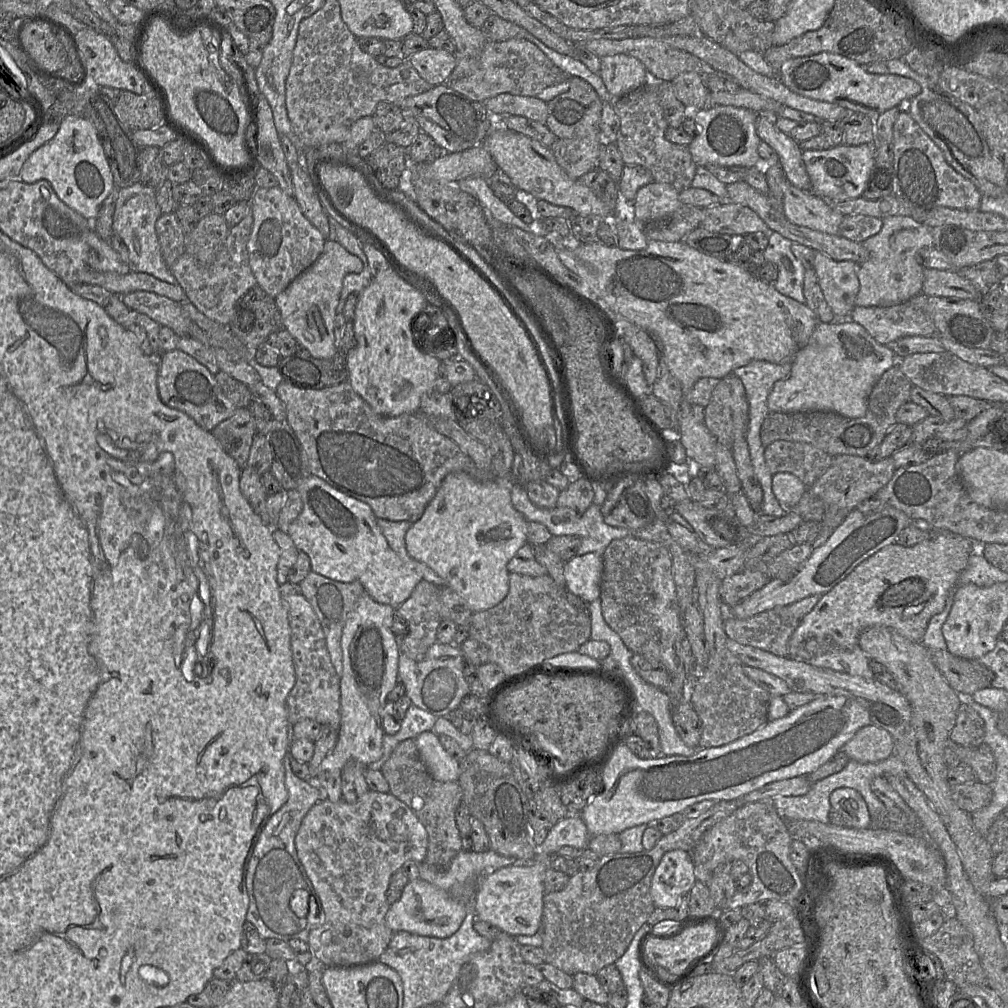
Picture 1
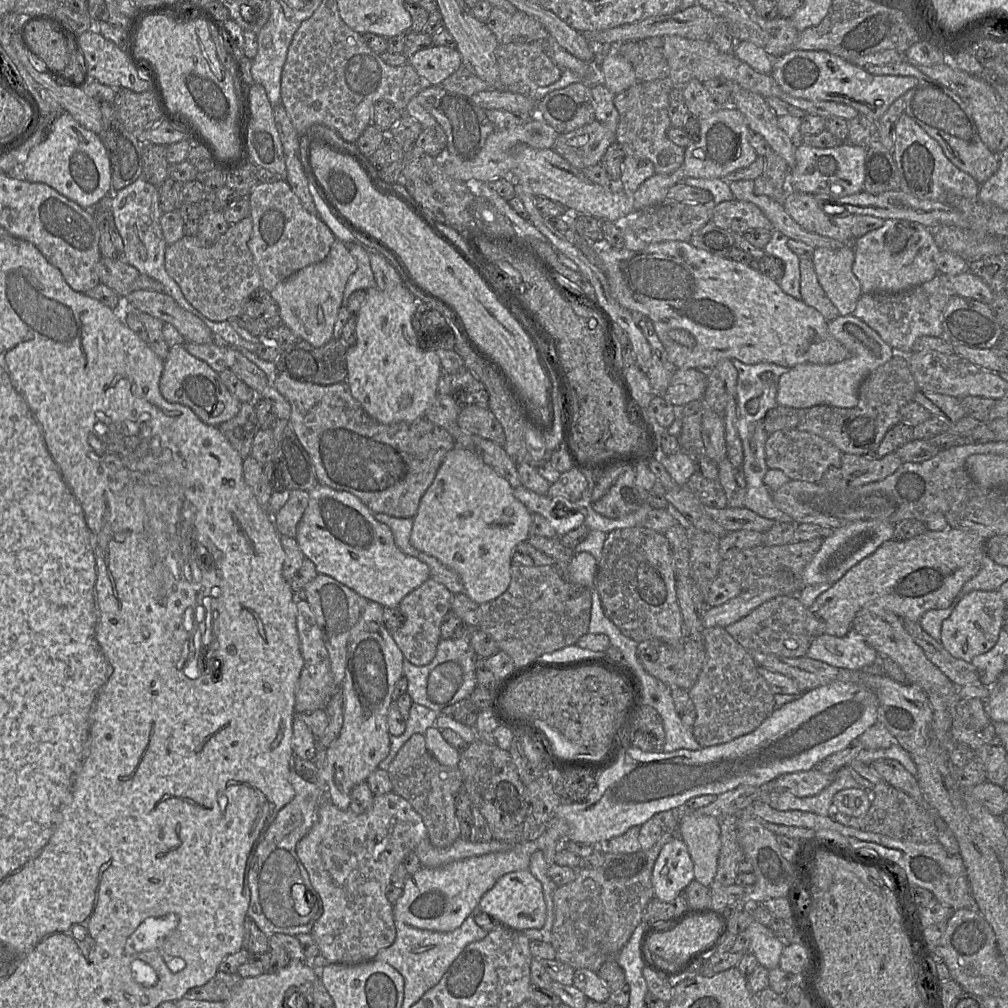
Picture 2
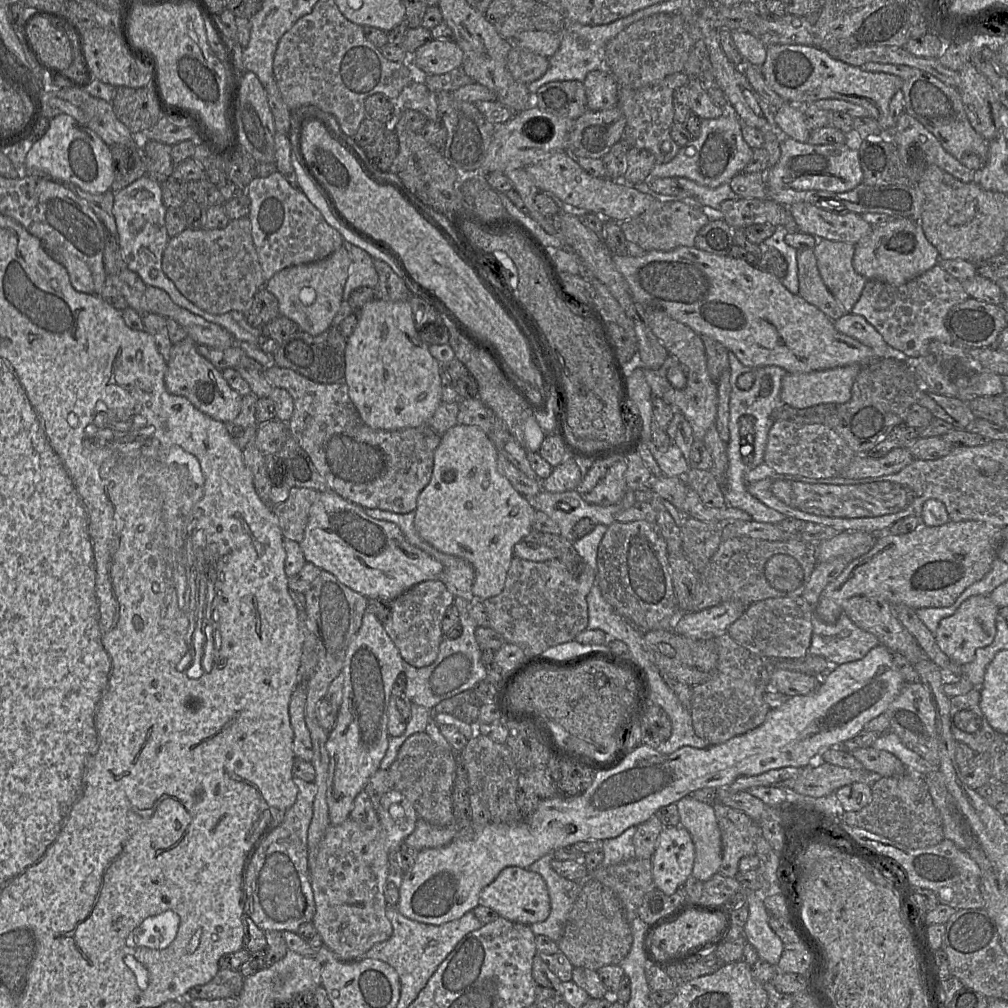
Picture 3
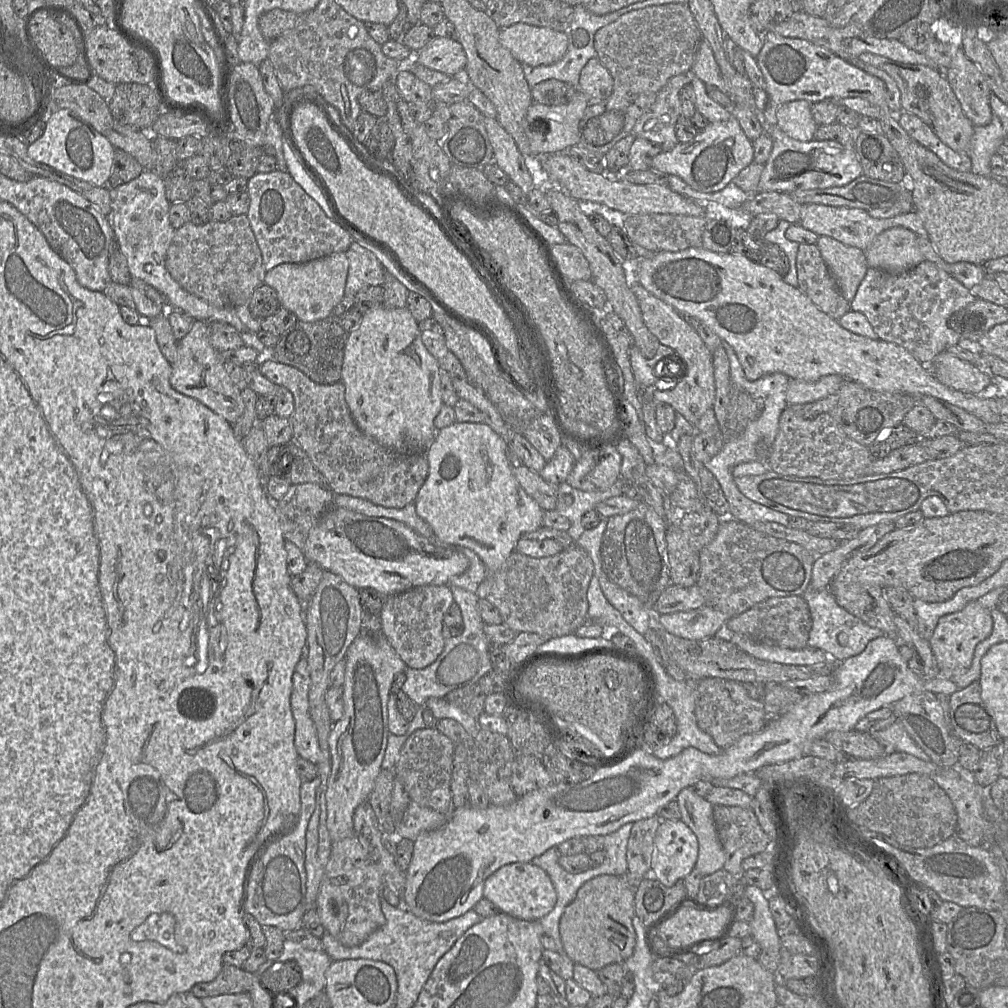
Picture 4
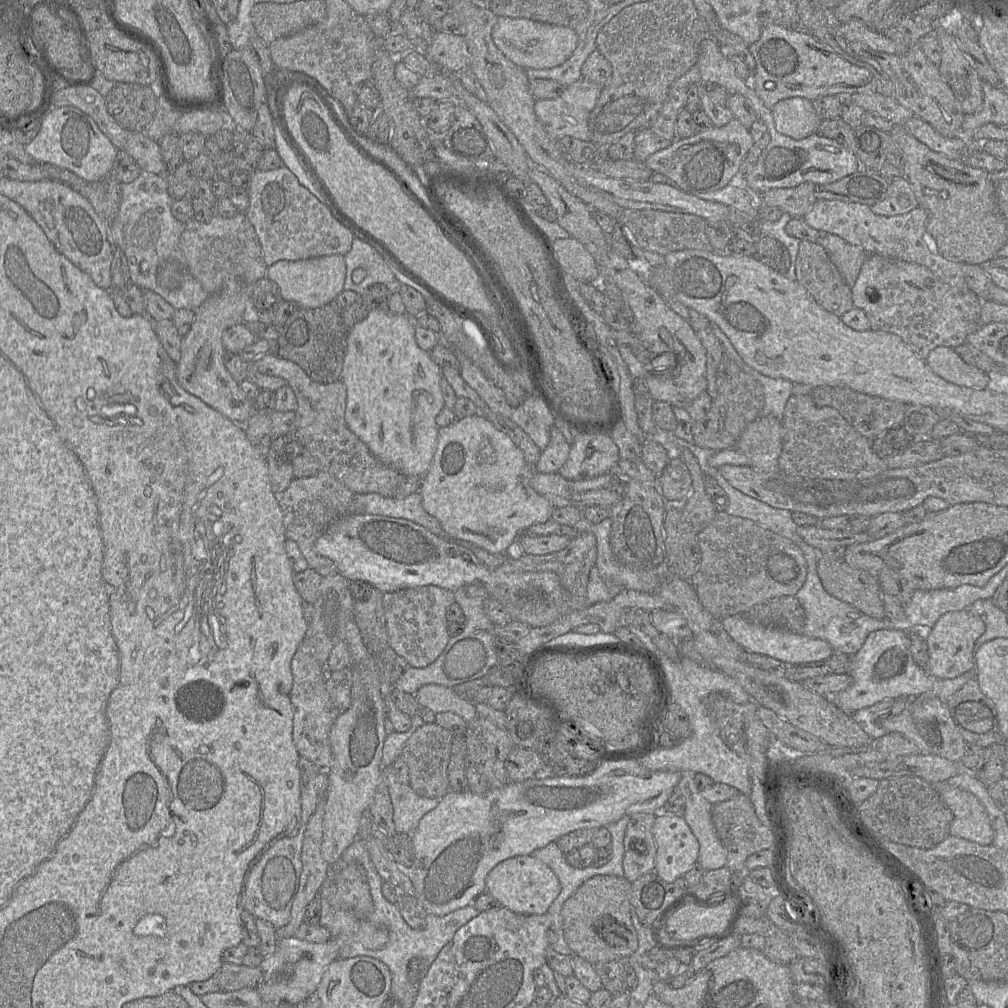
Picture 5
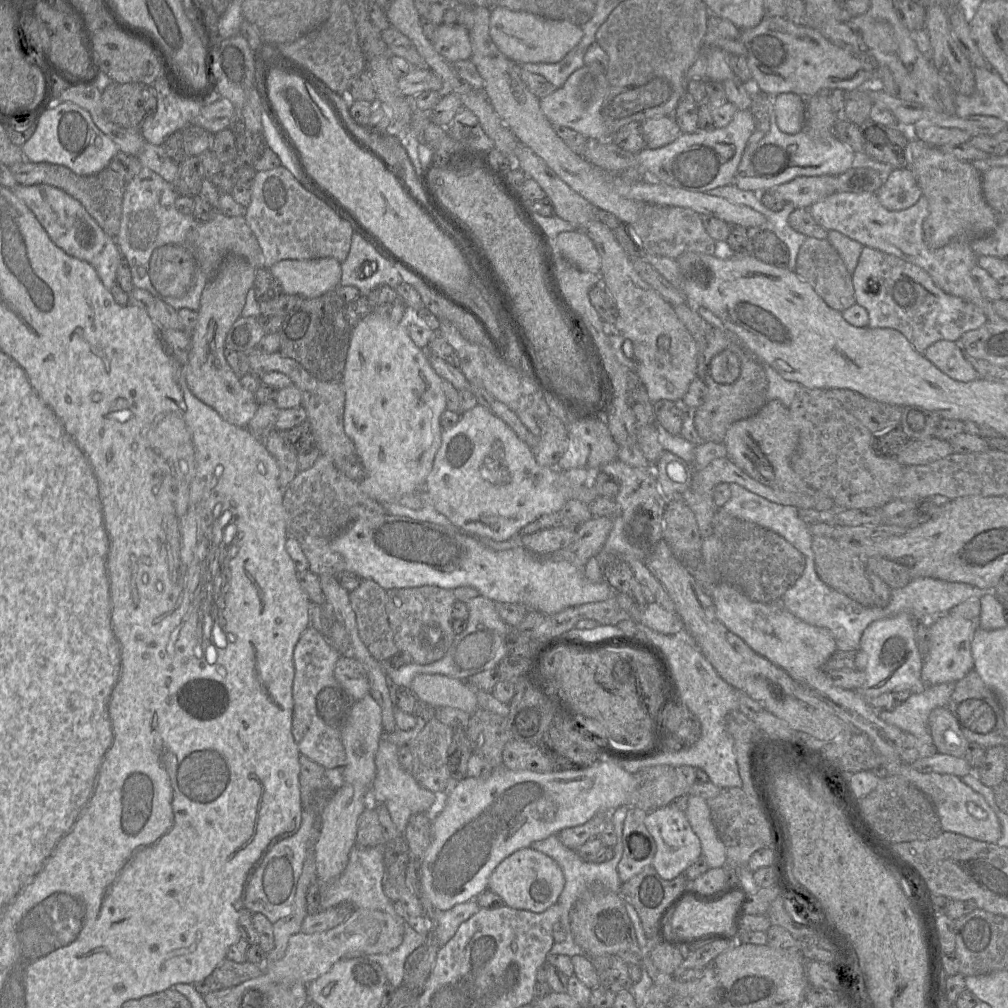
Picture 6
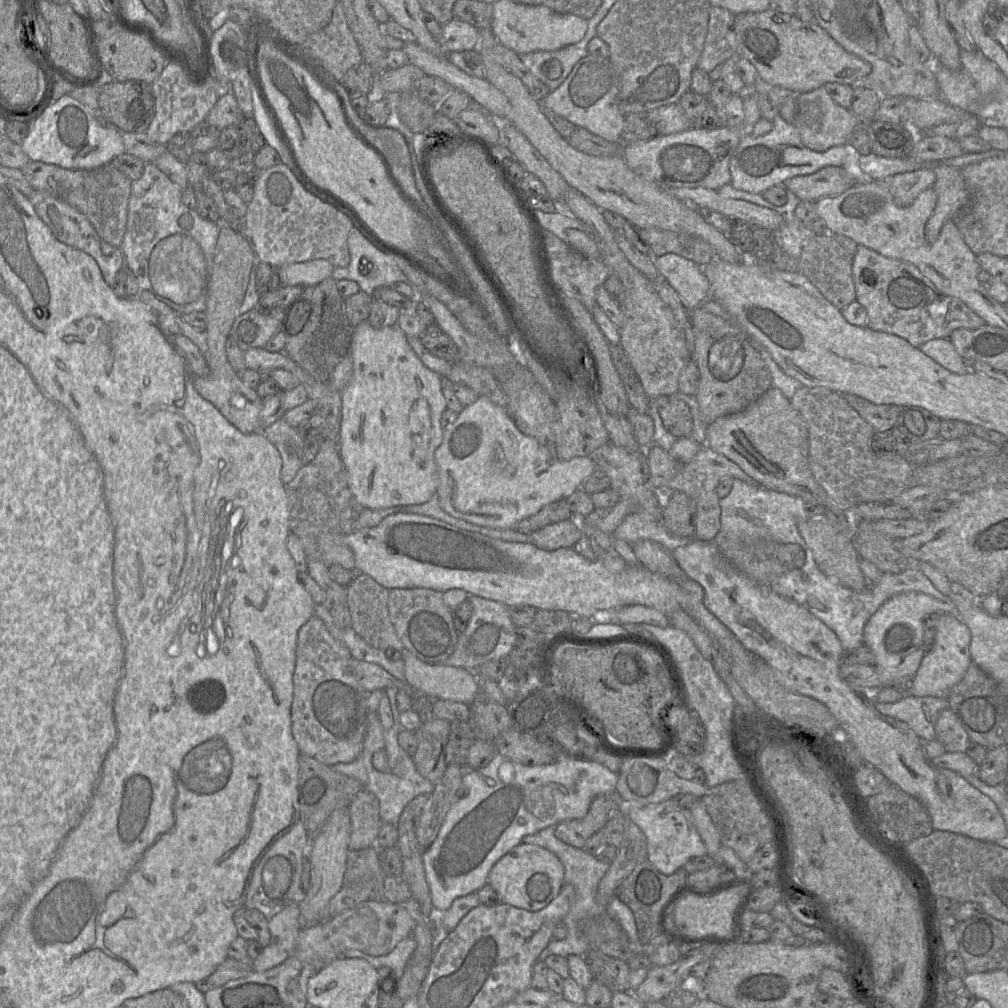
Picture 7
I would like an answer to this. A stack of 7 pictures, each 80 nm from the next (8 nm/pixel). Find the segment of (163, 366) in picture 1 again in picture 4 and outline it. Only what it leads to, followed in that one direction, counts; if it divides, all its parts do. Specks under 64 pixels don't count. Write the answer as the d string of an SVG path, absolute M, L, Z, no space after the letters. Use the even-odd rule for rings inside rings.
M194 320L190 331L178 341L177 358L172 363L170 384L178 392L192 397L228 423L235 423L244 412L241 390L232 382L224 369L223 361L209 341L208 325L211 322Z

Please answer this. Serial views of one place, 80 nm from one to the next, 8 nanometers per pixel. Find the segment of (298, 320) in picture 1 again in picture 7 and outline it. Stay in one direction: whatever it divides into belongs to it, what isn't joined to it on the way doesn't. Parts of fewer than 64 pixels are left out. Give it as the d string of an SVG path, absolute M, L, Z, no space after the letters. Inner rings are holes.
M325 259L283 265L278 268L282 286L314 286L332 277L334 266Z

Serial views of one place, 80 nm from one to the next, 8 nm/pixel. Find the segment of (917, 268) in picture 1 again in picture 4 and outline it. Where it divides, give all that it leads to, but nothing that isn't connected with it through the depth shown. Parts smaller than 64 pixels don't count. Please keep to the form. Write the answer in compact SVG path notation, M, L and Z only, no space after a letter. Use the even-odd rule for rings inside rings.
M902 227L884 230L864 252L869 268L881 269L892 274L907 272L925 261L916 235Z

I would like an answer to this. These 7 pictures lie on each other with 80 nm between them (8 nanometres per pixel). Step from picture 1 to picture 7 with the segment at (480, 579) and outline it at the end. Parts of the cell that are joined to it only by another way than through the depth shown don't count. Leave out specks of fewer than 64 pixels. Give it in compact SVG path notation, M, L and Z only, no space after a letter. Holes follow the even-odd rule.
M479 396L458 414L456 421L444 428L442 443L434 452L439 484L436 493L440 507L448 514L467 522L499 529L511 529L524 518L542 507L567 499L581 489L584 482L597 470L591 456L560 460L535 438L522 433L508 410L494 404L488 397Z

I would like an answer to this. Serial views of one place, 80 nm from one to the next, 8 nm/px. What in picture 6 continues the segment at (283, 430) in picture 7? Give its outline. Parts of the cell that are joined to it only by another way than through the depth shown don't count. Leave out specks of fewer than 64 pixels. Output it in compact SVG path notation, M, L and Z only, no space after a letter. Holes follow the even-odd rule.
M273 430L265 446L278 463L280 469L278 482L280 487L285 489L298 473L298 451L281 432L283 431Z

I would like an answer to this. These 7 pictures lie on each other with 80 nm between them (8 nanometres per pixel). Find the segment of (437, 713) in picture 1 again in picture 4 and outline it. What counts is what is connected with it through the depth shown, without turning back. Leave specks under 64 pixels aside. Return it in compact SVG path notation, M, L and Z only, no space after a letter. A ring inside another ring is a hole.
M450 586L453 601L458 605L462 619L463 631L456 637L445 640L442 653L429 666L423 669L412 669L406 666L403 673L406 680L401 688L417 706L413 719L410 721L408 729L404 735L389 734L387 747L381 763L382 769L393 770L398 761L400 750L407 738L416 730L425 728L422 712L426 708L424 703L429 698L444 698L448 693L455 689L477 684L478 681L492 670L492 662L489 656L489 641L485 635L483 622L478 612L478 596L476 593L469 592L457 586Z

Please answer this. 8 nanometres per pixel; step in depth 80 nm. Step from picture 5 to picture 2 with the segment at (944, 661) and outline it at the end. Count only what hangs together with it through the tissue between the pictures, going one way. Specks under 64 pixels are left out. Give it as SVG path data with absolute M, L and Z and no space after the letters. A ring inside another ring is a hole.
M973 590L967 593L951 615L942 622L941 644L953 657L971 662L975 656L988 652L997 643L1004 625L1003 614L1006 607L998 590Z

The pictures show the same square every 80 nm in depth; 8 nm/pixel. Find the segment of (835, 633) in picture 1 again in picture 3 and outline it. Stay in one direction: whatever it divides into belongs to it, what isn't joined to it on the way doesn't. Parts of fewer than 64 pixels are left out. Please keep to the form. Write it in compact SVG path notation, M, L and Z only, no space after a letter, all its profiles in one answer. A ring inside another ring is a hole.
M949 520L939 526L921 524L906 534L879 534L870 551L854 559L825 587L813 610L822 621L835 623L843 613L843 603L857 595L881 597L892 605L905 604L914 609L951 606L967 587L980 580L990 570L997 558L1001 538L1002 527L977 520Z

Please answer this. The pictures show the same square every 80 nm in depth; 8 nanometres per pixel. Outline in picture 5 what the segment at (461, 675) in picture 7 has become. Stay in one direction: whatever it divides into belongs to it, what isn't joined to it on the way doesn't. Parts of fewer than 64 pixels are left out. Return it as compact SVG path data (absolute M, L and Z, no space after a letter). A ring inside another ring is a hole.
M427 684L415 693L418 704L429 708L435 714L453 712L467 723L477 718L476 706L460 698L453 688L438 684Z

